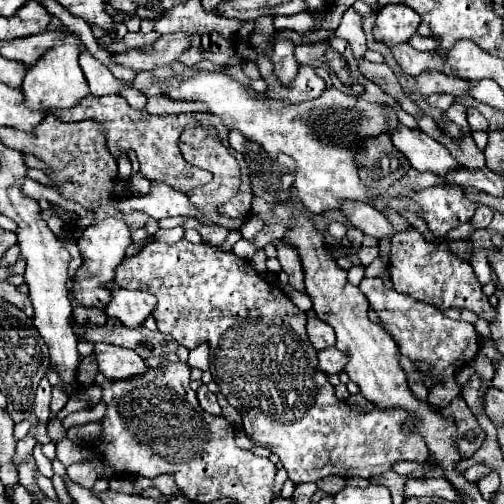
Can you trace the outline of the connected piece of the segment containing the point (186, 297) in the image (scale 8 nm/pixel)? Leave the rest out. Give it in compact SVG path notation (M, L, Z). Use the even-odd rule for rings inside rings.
M151 239L137 255L125 257L121 261L121 265L115 269L113 281L119 287L143 289L157 297L153 317L161 333L171 335L187 349L195 349L201 343L209 345L213 381L219 385L229 405L241 409L243 429L249 439L255 445L267 447L269 451L279 455L283 467L289 473L289 479L295 485L319 481L329 475L339 475L345 479L373 479L383 475L385 471L391 471L391 467L399 461L427 463L427 443L419 435L419 431L415 431L415 427L407 427L409 423L415 423L415 417L405 409L375 407L369 413L357 413L335 397L333 385L319 369L317 351L307 339L307 315L297 309L277 285L267 283L251 267L249 261L205 243L193 245L181 239L179 243L167 245Z

